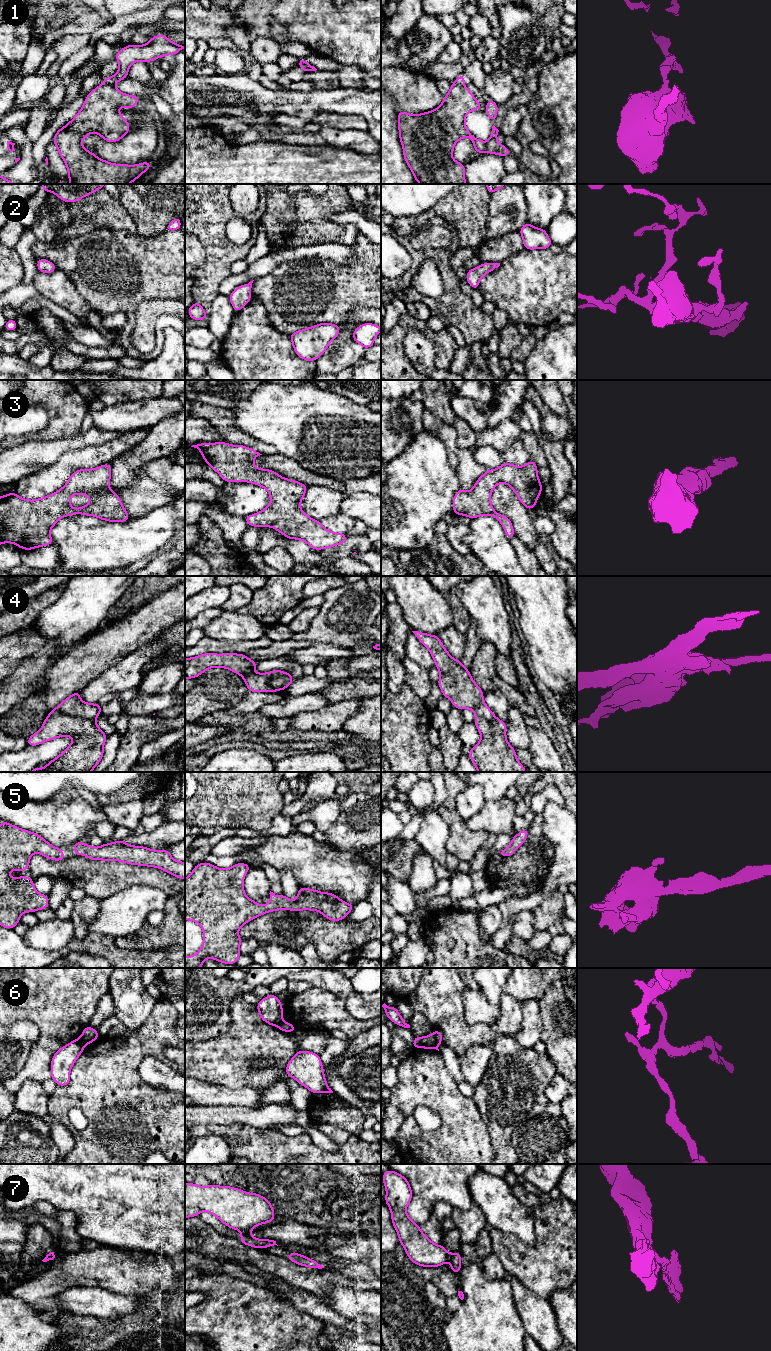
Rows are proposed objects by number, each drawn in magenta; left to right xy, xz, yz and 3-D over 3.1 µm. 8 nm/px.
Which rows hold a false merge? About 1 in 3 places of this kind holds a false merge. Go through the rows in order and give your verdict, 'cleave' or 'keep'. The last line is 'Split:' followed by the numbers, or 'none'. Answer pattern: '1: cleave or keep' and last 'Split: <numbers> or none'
1: cleave
2: keep
3: keep
4: cleave
5: keep
6: cleave
7: cleave
Split: 1, 4, 6, 7

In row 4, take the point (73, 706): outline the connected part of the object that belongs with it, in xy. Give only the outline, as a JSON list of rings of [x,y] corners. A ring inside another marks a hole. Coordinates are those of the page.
[[[80,690],[81,691],[81,690]],[[77,691],[63,700],[55,709],[50,711],[61,712],[65,715],[95,720],[101,714],[101,705],[82,702],[80,691]]]

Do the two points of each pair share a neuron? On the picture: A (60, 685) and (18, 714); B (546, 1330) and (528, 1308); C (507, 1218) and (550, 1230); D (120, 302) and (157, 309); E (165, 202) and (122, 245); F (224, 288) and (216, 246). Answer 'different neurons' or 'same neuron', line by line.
A: same neuron
B: same neuron
C: different neurons
D: different neurons
E: different neurons
F: different neurons

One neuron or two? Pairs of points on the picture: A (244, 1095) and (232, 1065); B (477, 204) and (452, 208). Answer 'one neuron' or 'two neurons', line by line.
A: two neurons
B: one neuron

